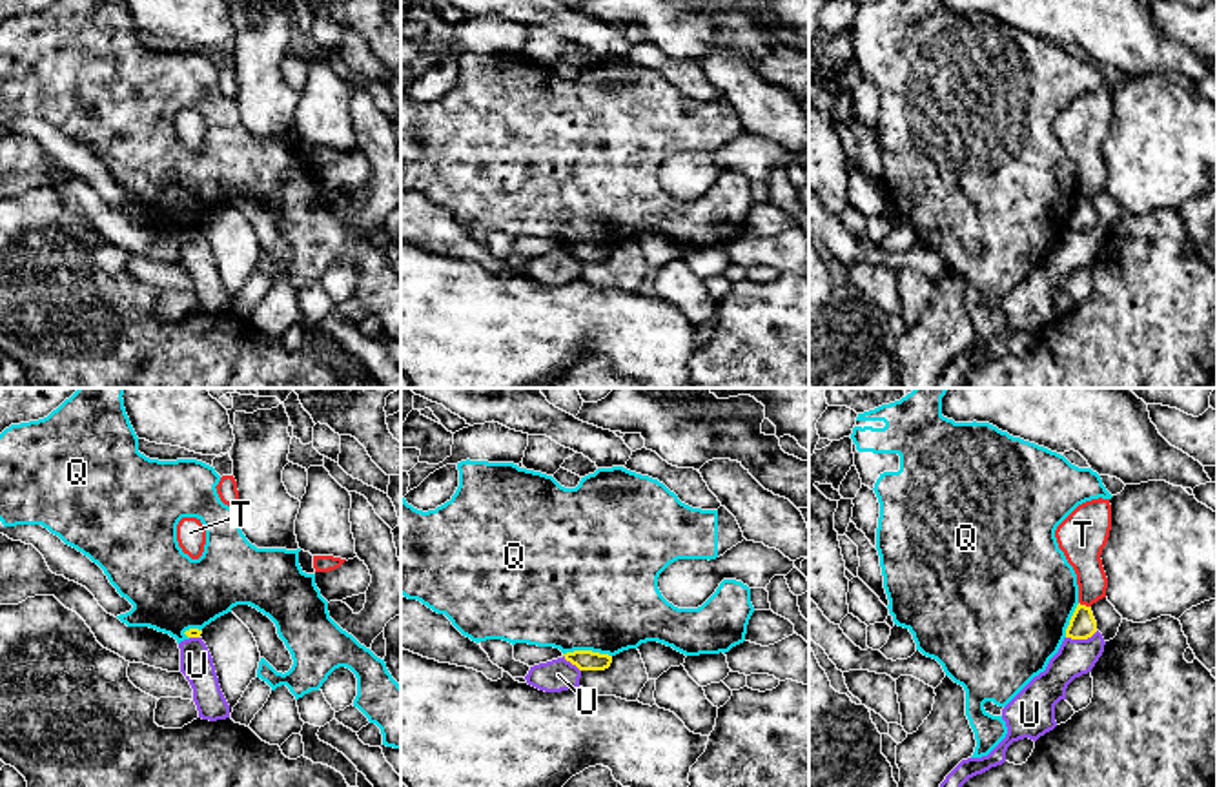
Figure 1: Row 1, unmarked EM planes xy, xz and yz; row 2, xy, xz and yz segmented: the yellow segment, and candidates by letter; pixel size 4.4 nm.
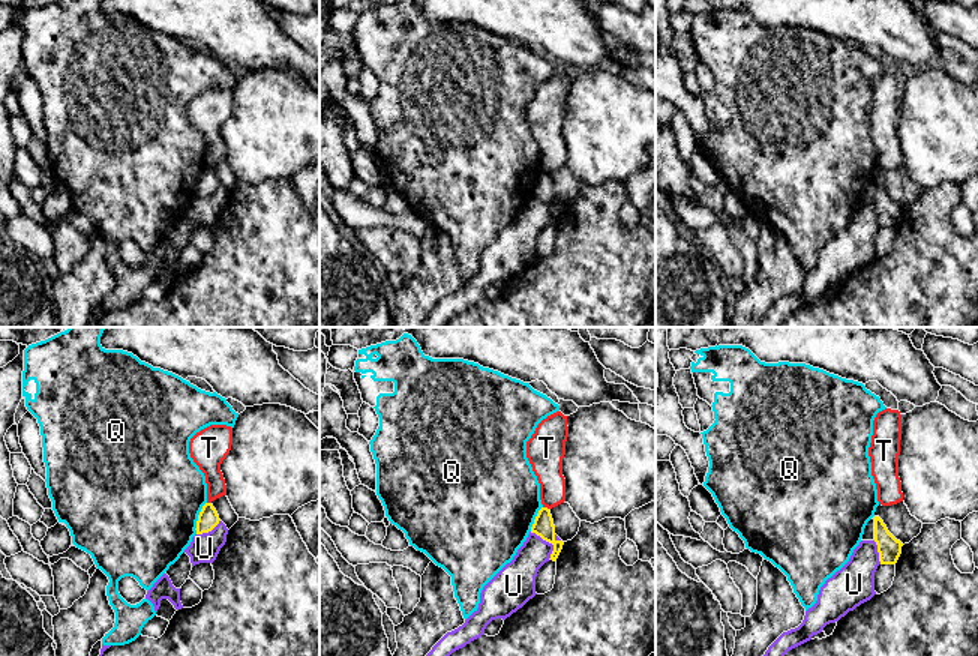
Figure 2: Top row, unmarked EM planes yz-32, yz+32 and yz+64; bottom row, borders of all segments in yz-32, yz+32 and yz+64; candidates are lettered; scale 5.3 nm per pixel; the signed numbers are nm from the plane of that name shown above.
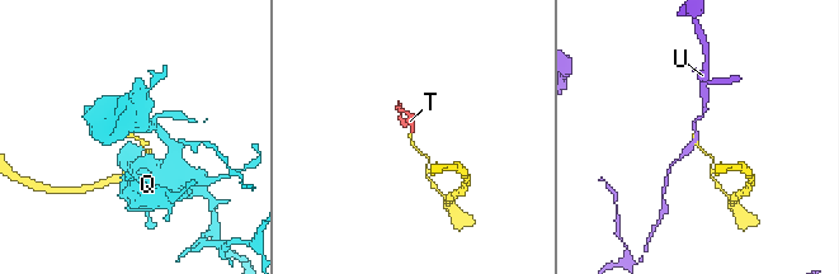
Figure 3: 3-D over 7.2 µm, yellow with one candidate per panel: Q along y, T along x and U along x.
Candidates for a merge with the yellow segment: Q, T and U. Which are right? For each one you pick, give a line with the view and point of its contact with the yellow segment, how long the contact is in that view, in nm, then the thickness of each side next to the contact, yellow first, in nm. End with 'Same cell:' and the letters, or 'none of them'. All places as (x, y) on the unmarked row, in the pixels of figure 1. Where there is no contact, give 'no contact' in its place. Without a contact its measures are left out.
Same cell: none of them

